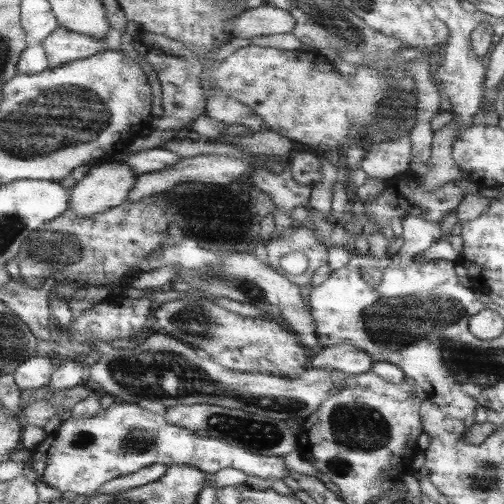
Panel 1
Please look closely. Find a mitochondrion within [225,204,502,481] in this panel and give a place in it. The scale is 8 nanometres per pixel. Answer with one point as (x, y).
(396, 323)

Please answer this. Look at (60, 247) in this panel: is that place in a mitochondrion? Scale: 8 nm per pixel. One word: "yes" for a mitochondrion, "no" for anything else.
yes

